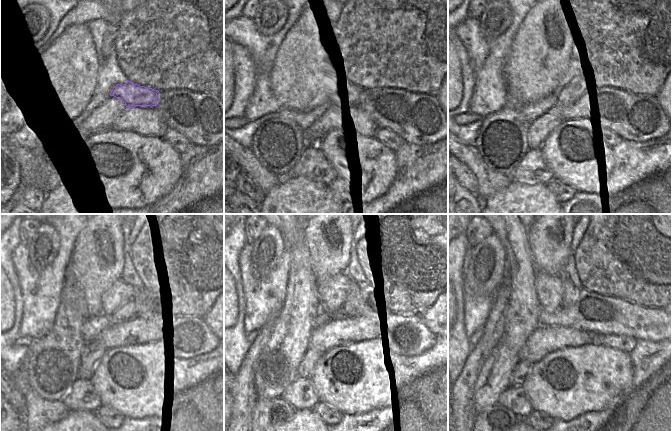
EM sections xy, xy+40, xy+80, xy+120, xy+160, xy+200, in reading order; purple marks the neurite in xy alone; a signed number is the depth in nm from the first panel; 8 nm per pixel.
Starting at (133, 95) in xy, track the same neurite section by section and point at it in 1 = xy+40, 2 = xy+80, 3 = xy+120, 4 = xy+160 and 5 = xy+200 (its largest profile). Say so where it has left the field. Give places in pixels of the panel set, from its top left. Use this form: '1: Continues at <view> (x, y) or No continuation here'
1: Continues at xy+40 (348, 93)
2: Continues at xy+80 (571, 88)
3: Continues at xy+120 (117, 301)
4: Continues at xy+160 (338, 295)
5: Continues at xy+200 (553, 292)

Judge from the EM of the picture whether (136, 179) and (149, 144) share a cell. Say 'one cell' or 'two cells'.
one cell

